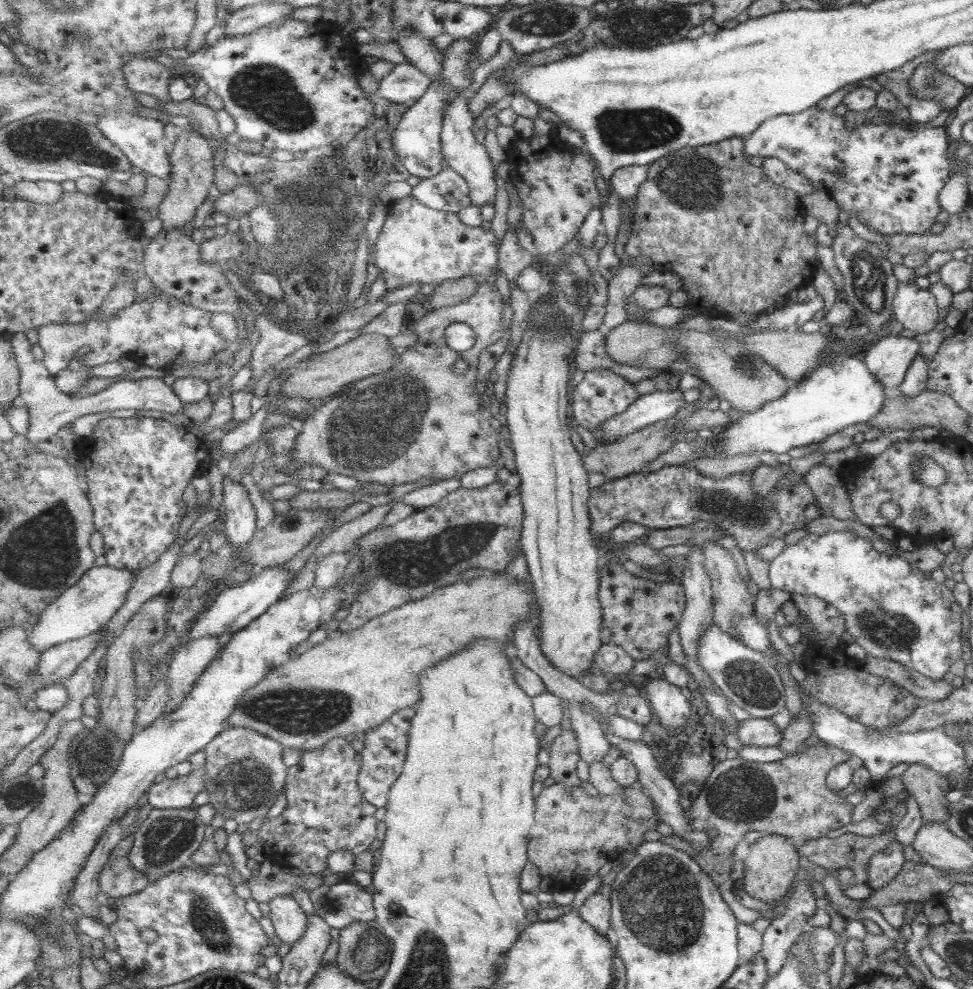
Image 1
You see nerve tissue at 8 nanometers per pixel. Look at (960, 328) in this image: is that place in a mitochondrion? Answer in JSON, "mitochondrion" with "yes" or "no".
{"mitochondrion":"no"}

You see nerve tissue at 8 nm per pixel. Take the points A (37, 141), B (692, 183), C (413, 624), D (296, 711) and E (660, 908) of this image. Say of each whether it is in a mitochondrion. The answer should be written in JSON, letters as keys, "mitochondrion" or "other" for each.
{"A":"mitochondrion","B":"mitochondrion","C":"other","D":"mitochondrion","E":"mitochondrion"}

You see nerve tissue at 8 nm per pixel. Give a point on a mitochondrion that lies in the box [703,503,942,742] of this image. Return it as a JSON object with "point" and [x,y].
{"point":[893,631]}

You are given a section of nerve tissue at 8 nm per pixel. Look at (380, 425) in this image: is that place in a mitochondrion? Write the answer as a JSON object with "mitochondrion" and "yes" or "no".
{"mitochondrion":"yes"}

